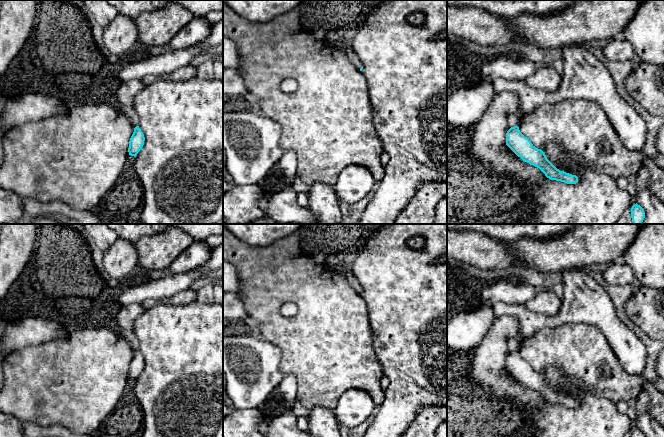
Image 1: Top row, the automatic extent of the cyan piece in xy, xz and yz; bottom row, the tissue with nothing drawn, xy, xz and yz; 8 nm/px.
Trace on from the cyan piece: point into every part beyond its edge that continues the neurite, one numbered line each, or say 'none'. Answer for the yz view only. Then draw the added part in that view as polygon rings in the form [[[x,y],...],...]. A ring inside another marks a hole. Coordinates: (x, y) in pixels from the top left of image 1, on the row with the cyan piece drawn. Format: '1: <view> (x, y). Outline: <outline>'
1: yz (512, 119). Outline: [[[515,114],[510,115],[508,117],[508,125],[509,125],[509,127],[511,128],[511,127],[516,126],[517,125],[517,120],[518,120],[517,115],[515,115]]]

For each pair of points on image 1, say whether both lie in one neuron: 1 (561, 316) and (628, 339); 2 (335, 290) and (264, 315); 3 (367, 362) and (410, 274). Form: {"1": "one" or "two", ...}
{"1": "one", "2": "one", "3": "two"}

